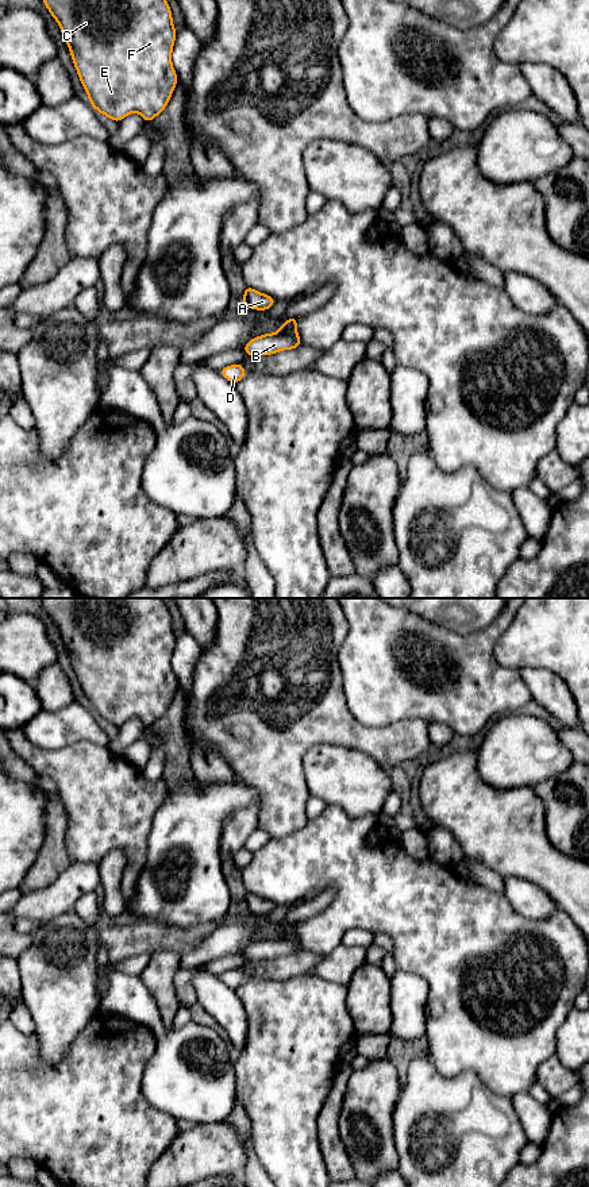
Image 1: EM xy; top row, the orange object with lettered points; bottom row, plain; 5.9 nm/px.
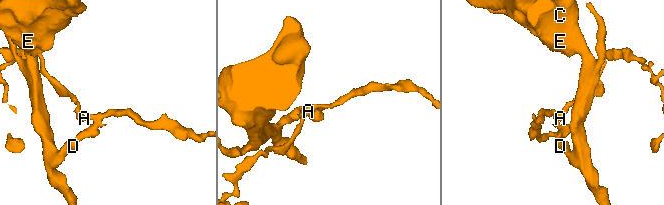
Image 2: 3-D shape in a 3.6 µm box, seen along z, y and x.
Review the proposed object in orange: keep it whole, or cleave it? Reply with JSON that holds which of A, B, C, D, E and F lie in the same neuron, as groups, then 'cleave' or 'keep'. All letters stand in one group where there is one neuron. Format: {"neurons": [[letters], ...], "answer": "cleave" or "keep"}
{"neurons": [["A"], ["B", "C", "D", "E", "F"]], "answer": "cleave"}

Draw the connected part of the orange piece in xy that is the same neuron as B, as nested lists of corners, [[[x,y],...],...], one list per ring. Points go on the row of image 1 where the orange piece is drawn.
[[[282,325],[277,332],[251,338],[243,347],[249,357],[272,355],[282,350],[293,350],[303,344],[297,332],[288,332]]]

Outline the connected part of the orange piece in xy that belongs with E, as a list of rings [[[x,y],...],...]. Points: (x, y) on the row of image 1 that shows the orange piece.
[[[42,0],[58,23],[89,104],[119,123],[138,112],[145,124],[169,104],[178,76],[172,63],[177,31],[166,0]]]

